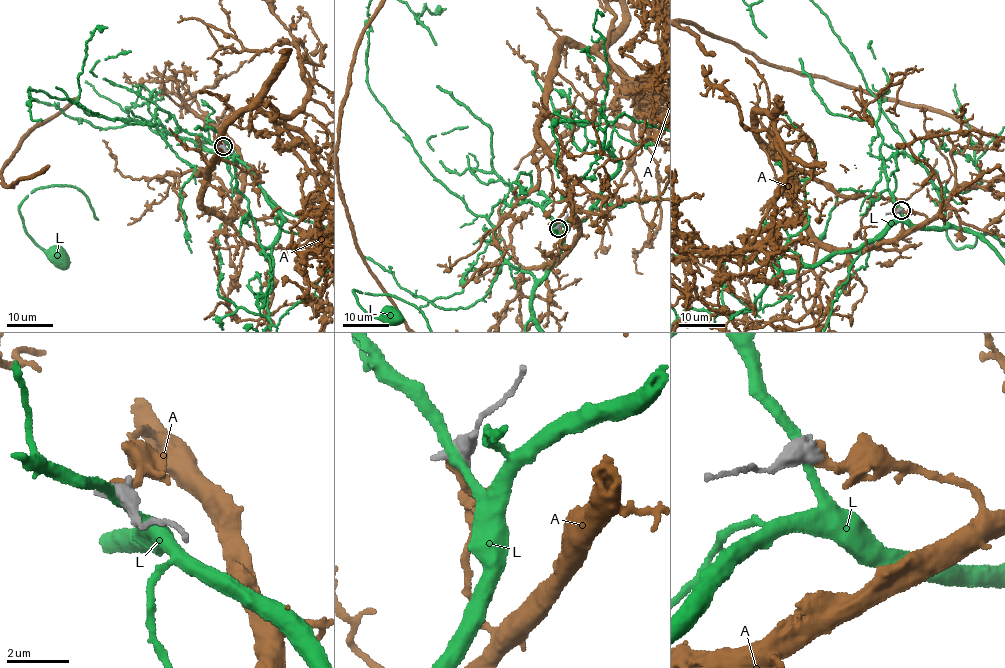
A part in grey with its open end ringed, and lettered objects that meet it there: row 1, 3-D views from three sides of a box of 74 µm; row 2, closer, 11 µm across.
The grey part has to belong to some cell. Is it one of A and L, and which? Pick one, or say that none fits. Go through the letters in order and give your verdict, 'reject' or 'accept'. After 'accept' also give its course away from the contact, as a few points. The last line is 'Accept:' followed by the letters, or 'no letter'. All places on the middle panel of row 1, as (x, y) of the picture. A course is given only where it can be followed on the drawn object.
A: accept
L: reject
Accept: A

